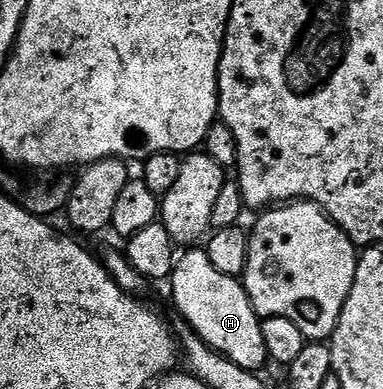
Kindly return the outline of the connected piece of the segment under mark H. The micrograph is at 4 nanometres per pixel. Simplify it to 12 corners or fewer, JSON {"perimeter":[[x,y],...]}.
{"perimeter":[[205,250],[169,277],[175,308],[213,351],[268,367],[261,317]]}

